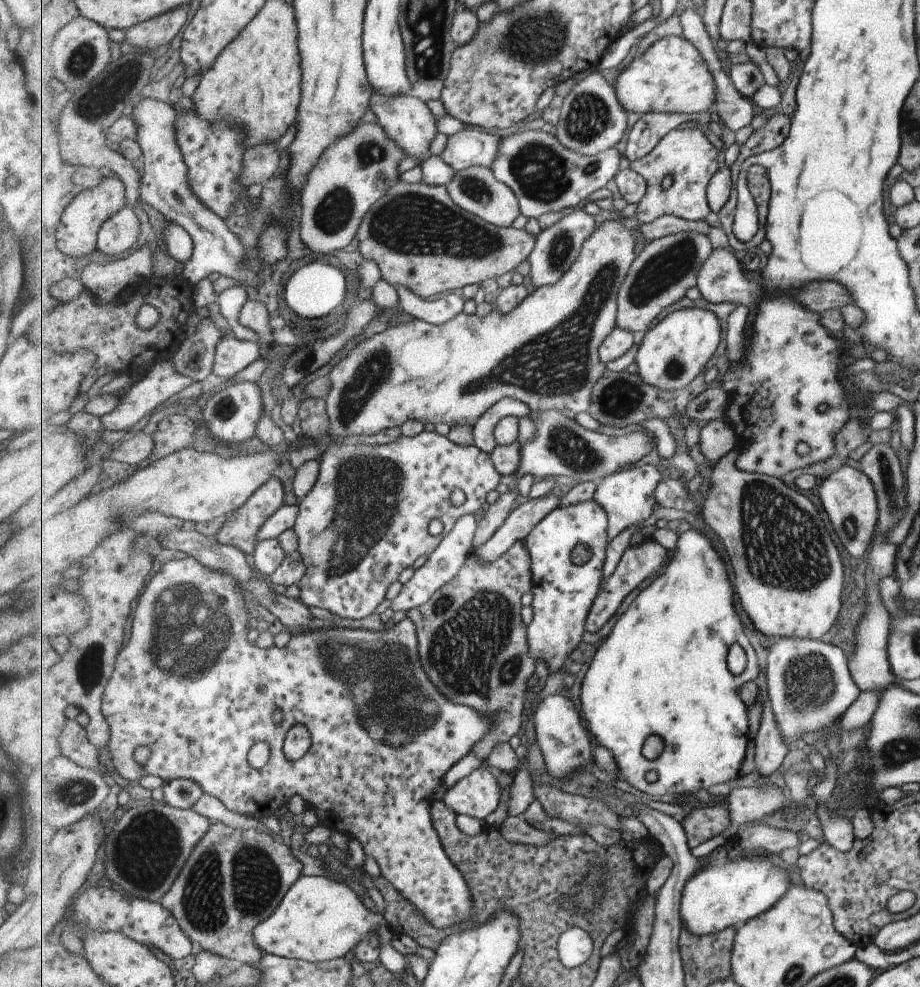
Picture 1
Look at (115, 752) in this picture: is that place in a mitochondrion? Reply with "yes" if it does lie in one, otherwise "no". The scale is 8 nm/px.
no

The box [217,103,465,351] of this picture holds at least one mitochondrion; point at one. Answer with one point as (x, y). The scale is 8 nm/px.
(331, 216)

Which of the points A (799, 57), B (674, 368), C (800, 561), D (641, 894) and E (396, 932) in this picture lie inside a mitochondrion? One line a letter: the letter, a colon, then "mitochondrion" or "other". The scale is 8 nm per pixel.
A: other
B: mitochondrion
C: mitochondrion
D: other
E: other

